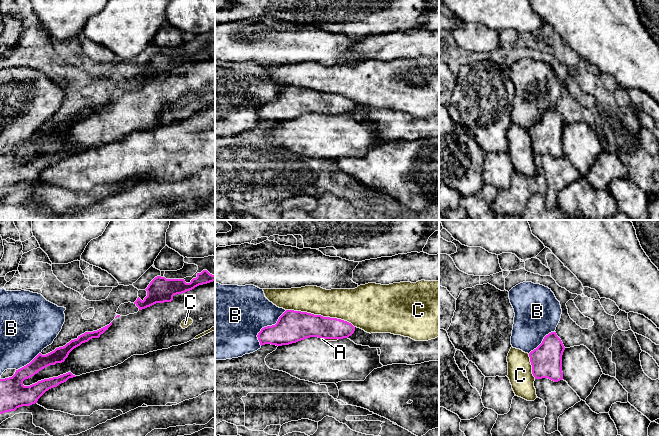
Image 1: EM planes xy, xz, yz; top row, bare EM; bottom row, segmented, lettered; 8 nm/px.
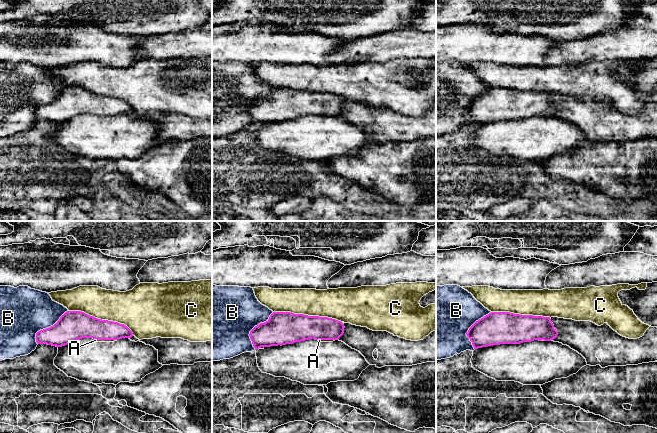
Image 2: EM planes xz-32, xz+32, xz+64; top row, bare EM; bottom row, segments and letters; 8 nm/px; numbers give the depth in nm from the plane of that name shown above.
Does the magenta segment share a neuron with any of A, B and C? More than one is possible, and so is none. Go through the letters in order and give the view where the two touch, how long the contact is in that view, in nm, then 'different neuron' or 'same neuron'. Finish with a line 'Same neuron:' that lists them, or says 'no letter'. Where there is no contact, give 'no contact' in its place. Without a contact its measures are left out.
A: contact in xz; length 140 nm; different neuron
B: contact in xz; length 360 nm; different neuron
C: contact in xz; length 550 nm; different neuron
Same neuron: no letter

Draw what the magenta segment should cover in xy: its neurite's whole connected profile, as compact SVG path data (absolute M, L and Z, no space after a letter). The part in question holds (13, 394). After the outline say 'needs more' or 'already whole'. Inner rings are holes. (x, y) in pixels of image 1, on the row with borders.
M112 322L97 331L85 332L78 336L77 339L71 340L65 346L56 348L46 355L39 353L29 364L16 370L12 377L0 379L0 414L15 411L22 406L35 404L49 389L57 387L69 378L76 377L71 372L68 372L58 377L38 381L30 386L23 385L25 379L31 378L40 370L64 362L74 348L92 338L99 338L111 325Z; already whole

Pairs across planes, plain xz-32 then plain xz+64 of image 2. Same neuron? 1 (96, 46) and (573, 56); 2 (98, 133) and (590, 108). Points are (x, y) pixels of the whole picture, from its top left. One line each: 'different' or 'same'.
1: different
2: different

